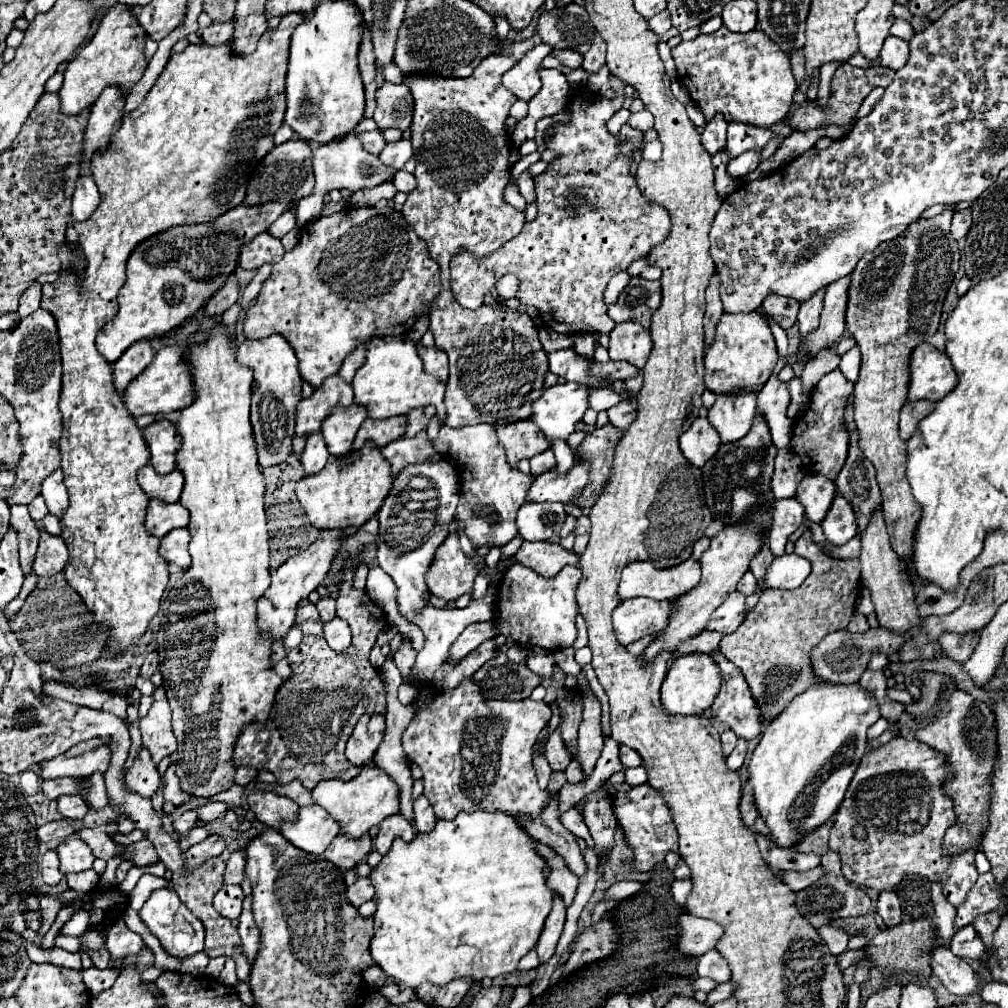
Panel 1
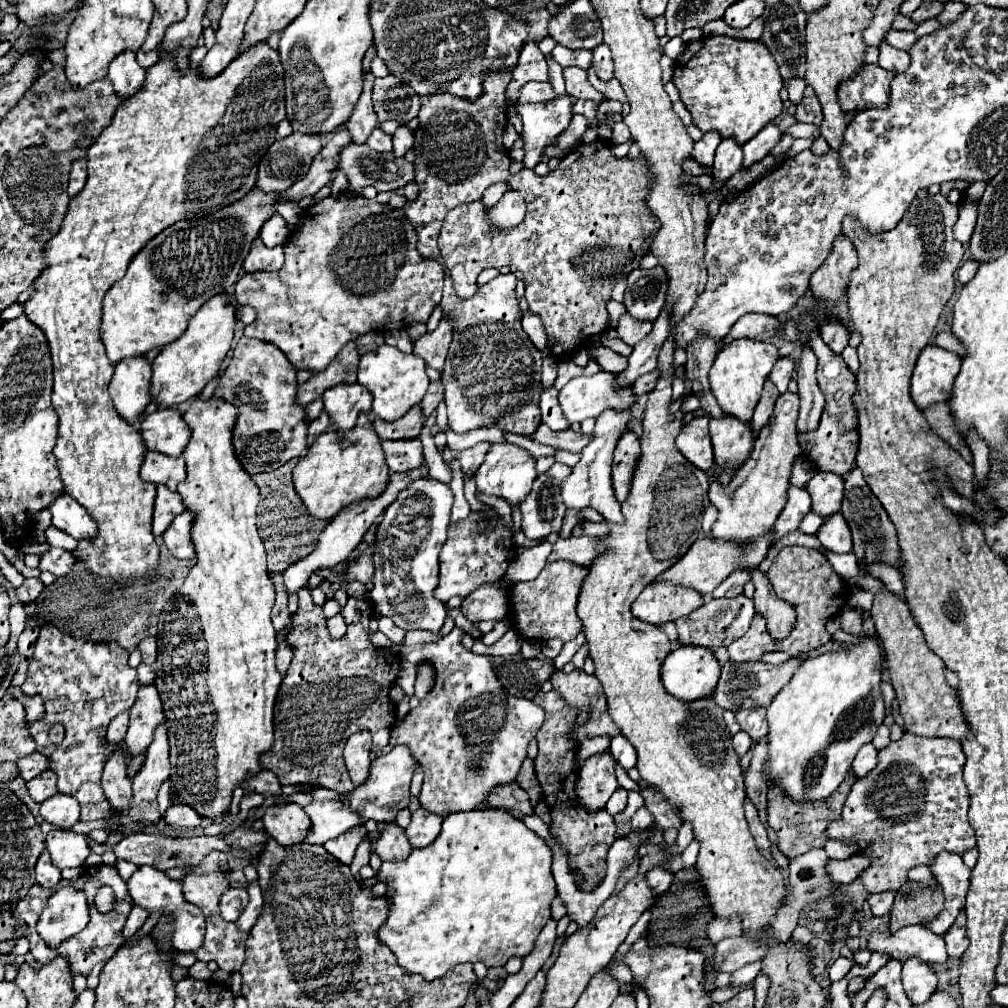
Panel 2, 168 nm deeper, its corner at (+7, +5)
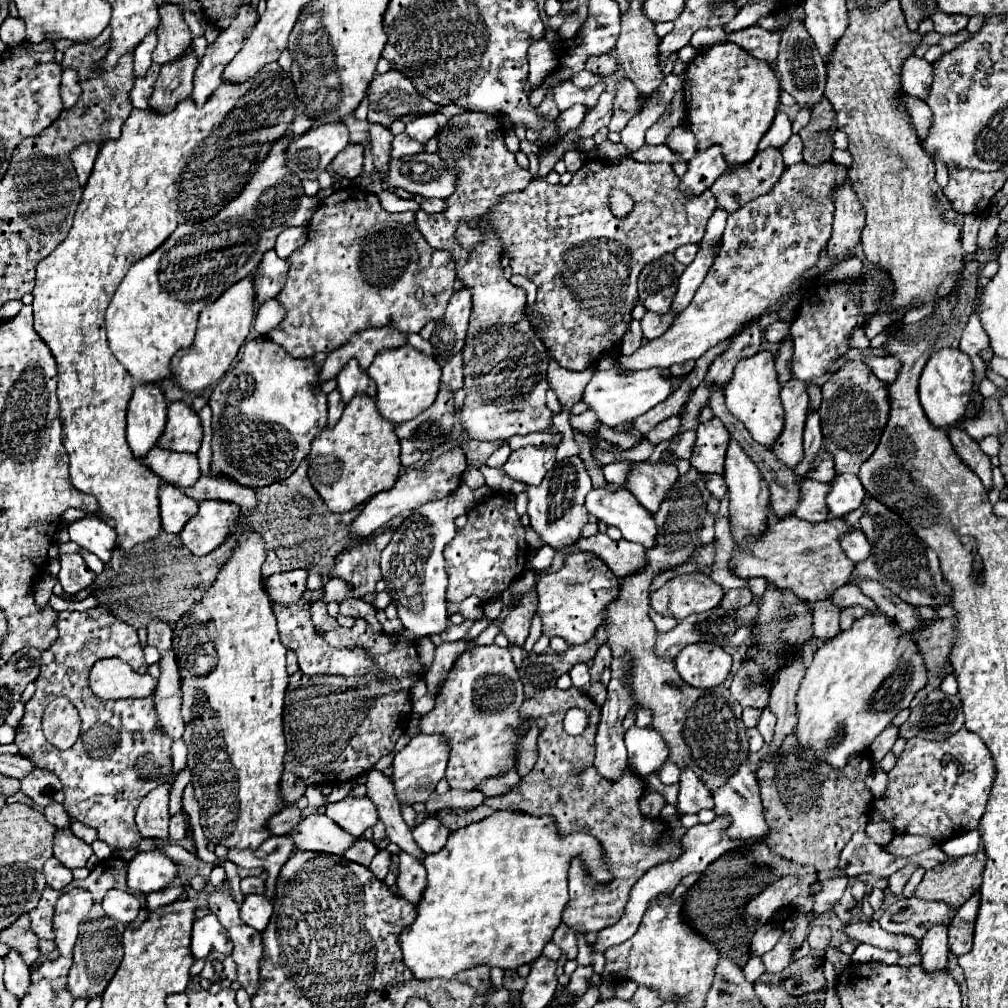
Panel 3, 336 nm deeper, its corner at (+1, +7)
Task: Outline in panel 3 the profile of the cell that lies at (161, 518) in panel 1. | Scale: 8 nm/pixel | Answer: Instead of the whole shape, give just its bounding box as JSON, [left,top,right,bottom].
[158,484,198,534]

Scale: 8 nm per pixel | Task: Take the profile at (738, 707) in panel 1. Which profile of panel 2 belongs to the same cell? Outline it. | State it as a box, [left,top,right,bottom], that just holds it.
[734,708,768,740]

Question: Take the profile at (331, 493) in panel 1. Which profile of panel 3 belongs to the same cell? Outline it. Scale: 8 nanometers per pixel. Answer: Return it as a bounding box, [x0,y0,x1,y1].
[308,394,400,512]

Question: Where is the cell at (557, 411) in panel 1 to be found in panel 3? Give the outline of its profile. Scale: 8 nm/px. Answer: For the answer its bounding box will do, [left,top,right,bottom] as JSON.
[582,368,674,428]

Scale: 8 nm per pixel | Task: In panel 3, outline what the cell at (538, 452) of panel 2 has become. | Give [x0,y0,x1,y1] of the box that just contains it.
[486,446,510,468]

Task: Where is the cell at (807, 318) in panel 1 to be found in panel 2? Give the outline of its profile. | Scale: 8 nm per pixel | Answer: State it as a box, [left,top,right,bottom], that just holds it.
[798,342,824,430]

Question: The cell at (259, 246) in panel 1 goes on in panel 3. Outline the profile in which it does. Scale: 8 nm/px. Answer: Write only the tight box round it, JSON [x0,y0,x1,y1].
[256,250,290,304]

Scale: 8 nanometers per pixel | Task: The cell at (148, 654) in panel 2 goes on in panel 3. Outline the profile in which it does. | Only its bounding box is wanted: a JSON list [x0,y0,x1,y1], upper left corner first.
[148,618,172,654]

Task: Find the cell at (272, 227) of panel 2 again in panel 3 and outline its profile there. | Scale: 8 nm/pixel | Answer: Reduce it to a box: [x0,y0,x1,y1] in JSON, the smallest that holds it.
[276,228,308,258]

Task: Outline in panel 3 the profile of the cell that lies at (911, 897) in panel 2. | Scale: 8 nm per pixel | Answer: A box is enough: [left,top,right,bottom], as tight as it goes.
[914,850,984,908]

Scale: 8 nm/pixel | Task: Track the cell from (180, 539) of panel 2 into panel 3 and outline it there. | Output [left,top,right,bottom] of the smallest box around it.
[180,500,240,556]

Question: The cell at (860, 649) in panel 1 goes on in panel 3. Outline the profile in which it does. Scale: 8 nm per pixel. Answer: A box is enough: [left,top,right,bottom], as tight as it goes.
[730,662,768,708]

